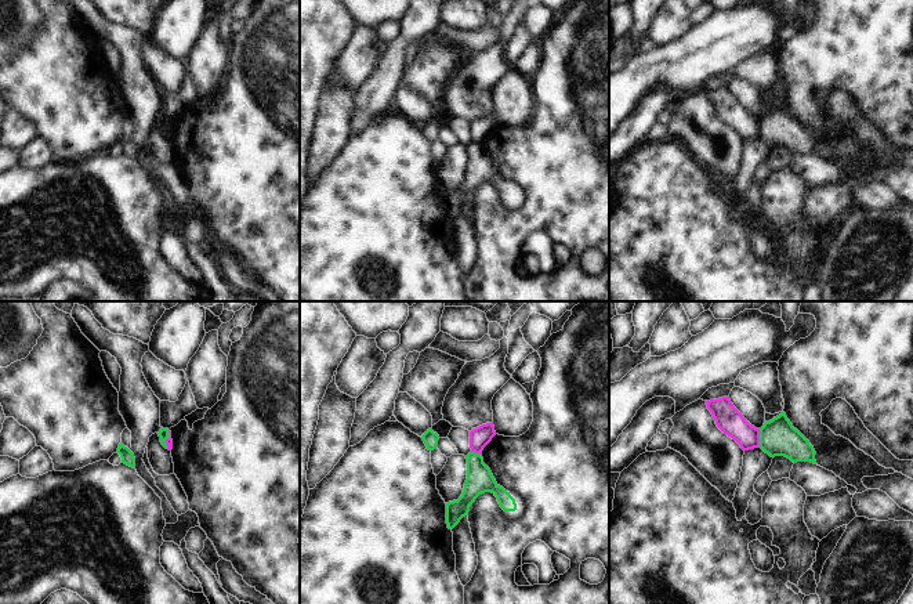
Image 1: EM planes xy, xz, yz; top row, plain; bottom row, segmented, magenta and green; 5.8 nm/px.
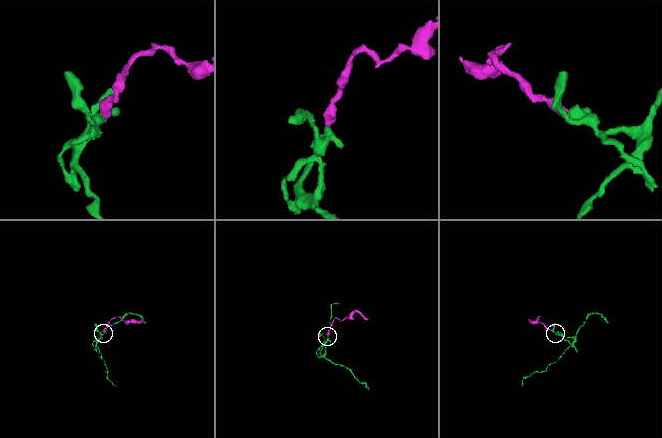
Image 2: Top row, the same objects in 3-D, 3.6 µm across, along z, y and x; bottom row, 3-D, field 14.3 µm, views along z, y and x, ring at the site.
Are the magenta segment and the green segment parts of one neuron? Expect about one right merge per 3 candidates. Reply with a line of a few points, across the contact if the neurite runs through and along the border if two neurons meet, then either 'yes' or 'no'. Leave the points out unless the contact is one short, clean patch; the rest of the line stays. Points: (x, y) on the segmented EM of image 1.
line yz (758, 429), (760, 447); no

